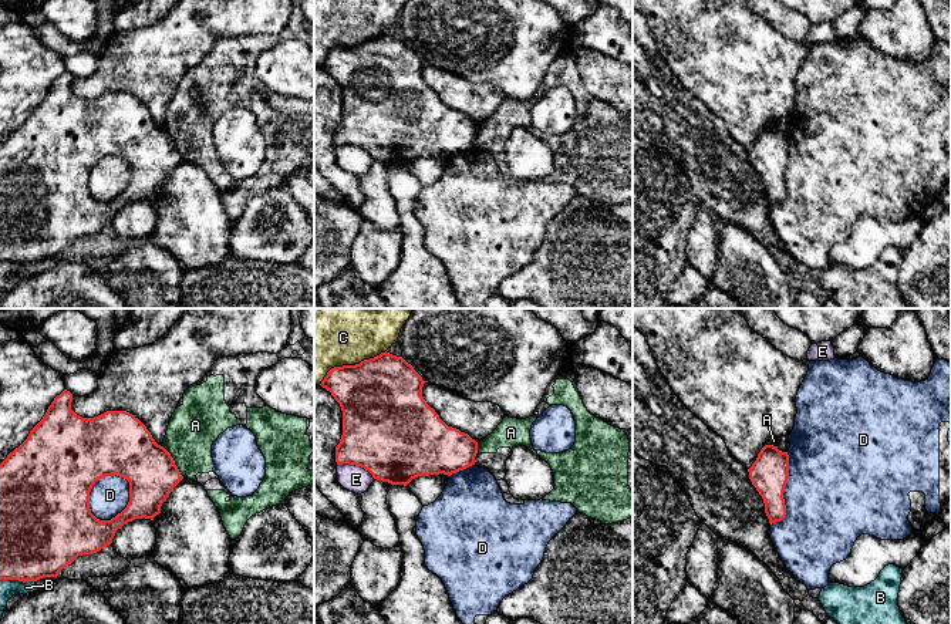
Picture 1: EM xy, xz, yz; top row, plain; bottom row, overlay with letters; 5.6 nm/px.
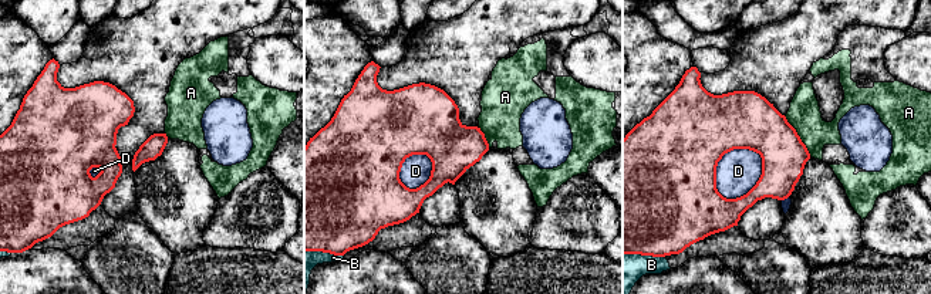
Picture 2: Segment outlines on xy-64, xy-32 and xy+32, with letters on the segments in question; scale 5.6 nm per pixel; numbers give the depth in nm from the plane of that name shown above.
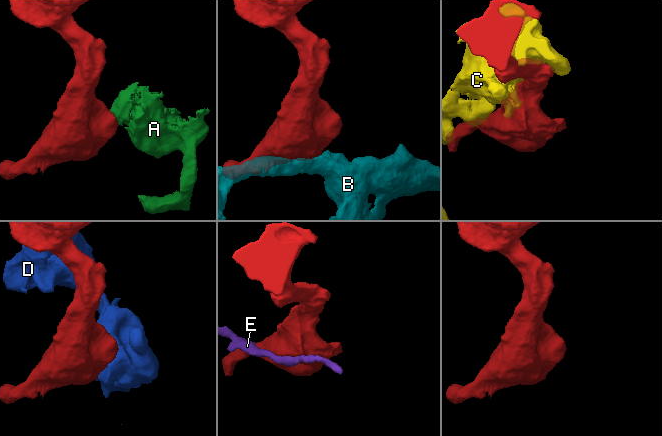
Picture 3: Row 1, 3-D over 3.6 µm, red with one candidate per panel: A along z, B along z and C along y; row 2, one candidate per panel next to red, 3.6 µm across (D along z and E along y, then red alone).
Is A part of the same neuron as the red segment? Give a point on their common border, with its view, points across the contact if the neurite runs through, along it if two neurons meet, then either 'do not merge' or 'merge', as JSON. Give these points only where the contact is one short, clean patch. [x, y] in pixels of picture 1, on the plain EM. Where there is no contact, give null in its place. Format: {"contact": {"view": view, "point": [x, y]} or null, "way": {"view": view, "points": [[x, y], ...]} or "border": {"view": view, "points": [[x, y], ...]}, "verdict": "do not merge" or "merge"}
{"contact": {"view": "xy", "point": [174, 142]}, "border": {"view": "xy", "points": [[162, 127], [182, 158]]}, "verdict": "do not merge"}

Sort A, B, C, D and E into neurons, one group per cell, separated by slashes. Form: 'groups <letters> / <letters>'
groups A / B / C / D / E

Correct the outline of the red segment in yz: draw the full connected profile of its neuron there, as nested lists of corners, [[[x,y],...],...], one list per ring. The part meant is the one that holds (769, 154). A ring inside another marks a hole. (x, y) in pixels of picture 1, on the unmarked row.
[[[765,127],[748,154],[752,166],[763,181],[769,205],[783,202],[786,199],[783,173],[789,159],[788,134]]]

